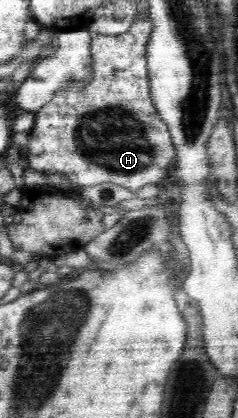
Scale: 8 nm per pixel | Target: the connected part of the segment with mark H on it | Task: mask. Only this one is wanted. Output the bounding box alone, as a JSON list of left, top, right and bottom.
[27,19,176,192]

